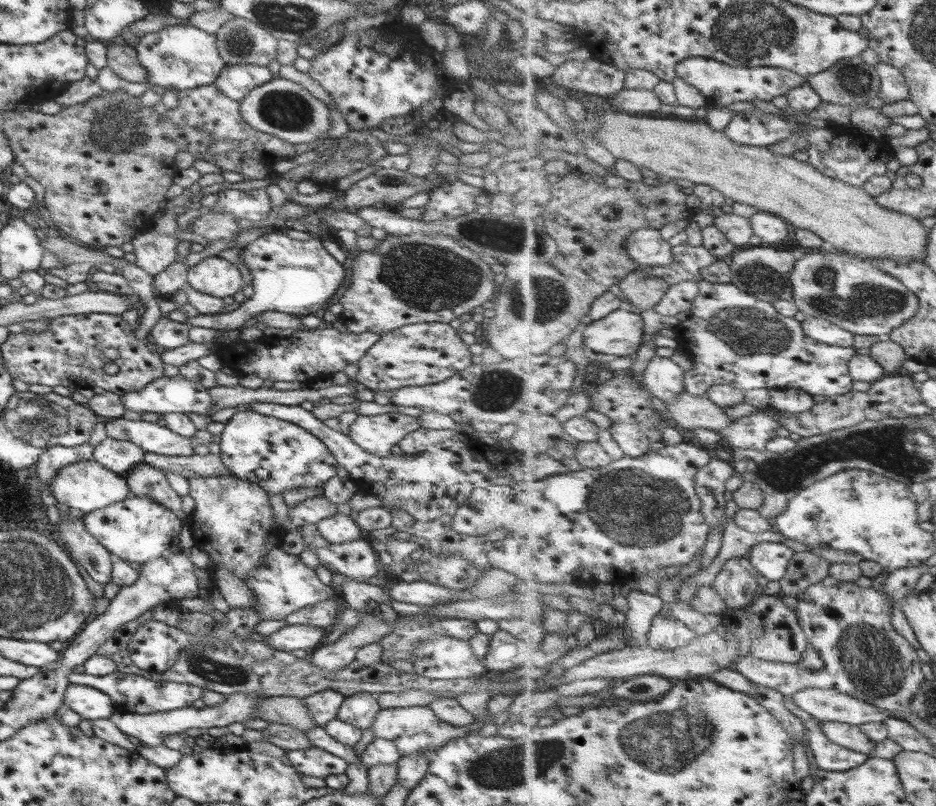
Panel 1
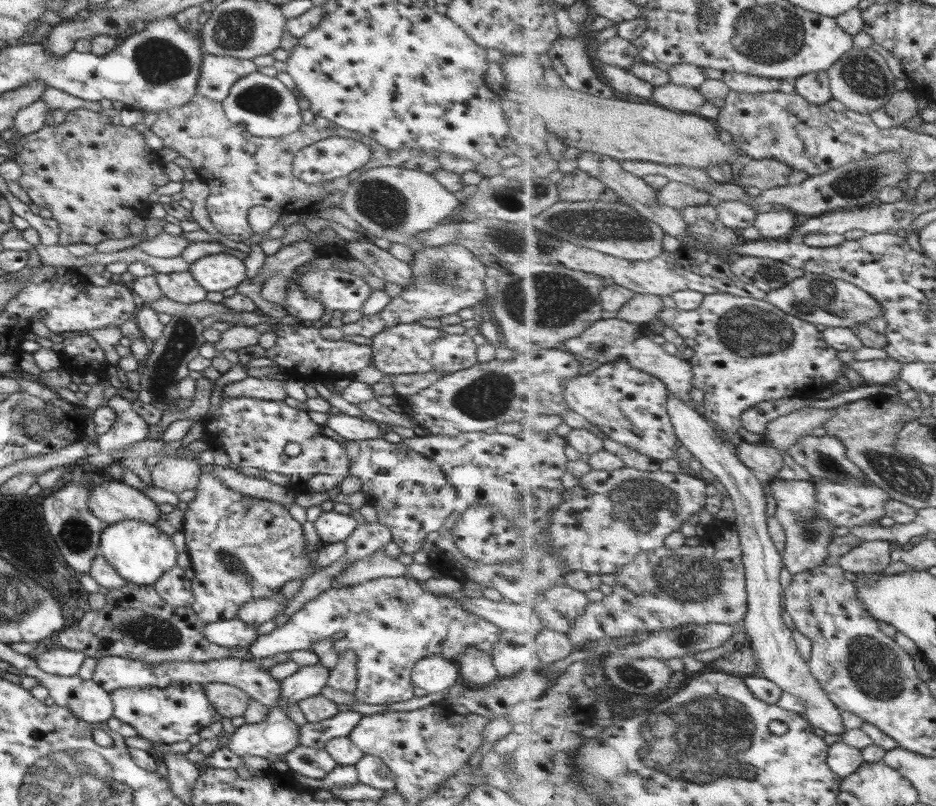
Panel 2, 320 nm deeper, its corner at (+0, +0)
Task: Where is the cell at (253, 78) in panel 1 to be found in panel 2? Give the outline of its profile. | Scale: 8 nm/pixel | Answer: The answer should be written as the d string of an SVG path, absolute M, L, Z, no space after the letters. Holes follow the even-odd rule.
M202 53L199 78L197 78L197 96L221 103L226 98L235 80L256 72L257 67L251 60L235 59L225 56L213 56Z

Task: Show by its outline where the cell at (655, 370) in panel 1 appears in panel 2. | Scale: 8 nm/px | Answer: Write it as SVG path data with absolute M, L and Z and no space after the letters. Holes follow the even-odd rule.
M669 394L667 408L674 422L675 432L682 440L684 446L698 459L700 464L709 470L724 486L734 505L736 513L736 521L734 524L738 528L738 534L742 542L742 556L749 602L749 612L743 620L743 624L746 634L750 640L752 640L753 650L757 658L759 658L759 663L761 663L761 671L763 671L761 676L772 680L785 692L794 694L807 702L806 711L802 713L802 715L810 721L814 727L821 728L827 734L836 734L841 739L842 734L847 730L844 725L842 711L840 711L839 708L835 706L835 703L827 696L827 692L825 692L819 679L813 676L813 672L811 672L807 660L801 656L801 652L799 648L797 648L793 636L791 636L792 629L787 628L787 624L785 624L783 618L781 618L781 614L783 614L785 608L783 596L781 596L781 594L783 594L783 586L781 586L781 582L779 582L779 576L781 576L781 569L783 568L784 562L782 554L775 548L774 541L768 529L767 501L769 497L767 496L768 489L764 480L761 476L756 474L752 468L748 467L745 459L737 456L733 448L728 447L724 443L724 440L718 435L715 426L713 426L703 414L697 412L694 406L689 406L684 400L677 398L673 394Z

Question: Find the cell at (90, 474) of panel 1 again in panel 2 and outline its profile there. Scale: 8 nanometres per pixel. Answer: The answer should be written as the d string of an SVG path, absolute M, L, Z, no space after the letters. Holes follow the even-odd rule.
M103 481L90 487L89 510L105 525L123 520L137 520L155 525L161 511L142 491L122 481Z

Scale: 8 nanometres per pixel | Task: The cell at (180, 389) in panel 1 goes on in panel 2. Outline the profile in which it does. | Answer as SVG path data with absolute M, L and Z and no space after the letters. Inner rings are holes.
M245 377L226 384L221 390L223 397L251 397L259 400L281 401L286 397L284 381L267 377Z

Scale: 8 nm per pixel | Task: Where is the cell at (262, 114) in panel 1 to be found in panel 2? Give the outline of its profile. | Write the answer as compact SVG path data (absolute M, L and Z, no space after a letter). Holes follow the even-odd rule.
M257 71L235 80L235 84L231 86L226 98L220 104L230 124L259 138L287 136L299 130L302 124L301 110L292 92L287 90L277 78L265 76Z

